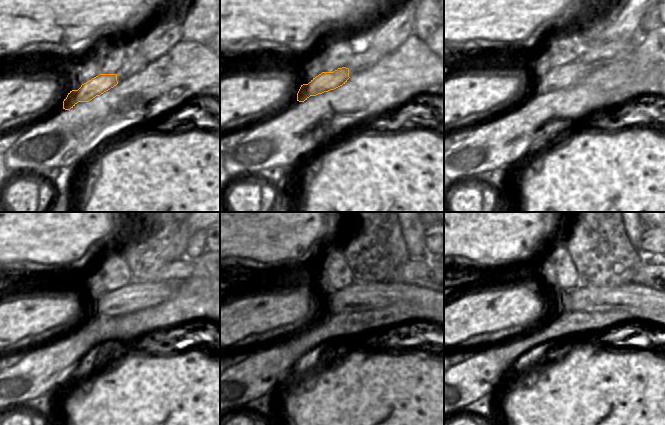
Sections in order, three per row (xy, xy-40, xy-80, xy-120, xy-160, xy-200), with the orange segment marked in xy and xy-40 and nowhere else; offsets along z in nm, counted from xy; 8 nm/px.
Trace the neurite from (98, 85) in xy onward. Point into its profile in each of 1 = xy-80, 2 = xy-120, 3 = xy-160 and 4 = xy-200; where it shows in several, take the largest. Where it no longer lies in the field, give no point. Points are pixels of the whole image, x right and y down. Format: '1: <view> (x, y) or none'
1: xy-80 (560, 77)
2: xy-120 (135, 296)
3: xy-160 (360, 296)
4: xy-200 (645, 304)

